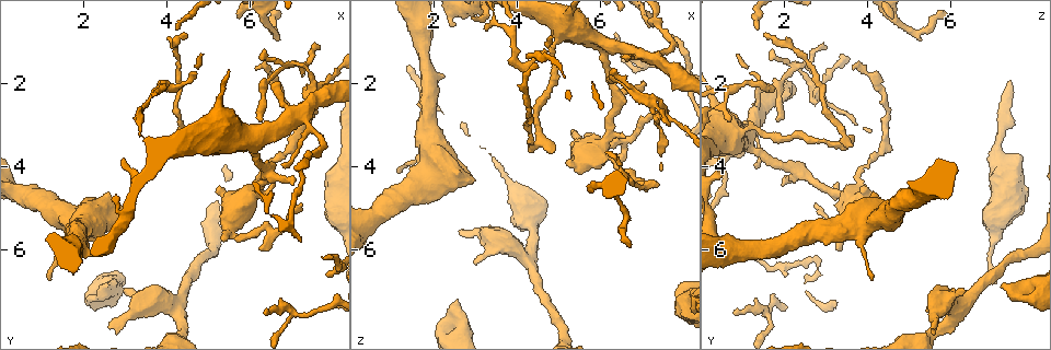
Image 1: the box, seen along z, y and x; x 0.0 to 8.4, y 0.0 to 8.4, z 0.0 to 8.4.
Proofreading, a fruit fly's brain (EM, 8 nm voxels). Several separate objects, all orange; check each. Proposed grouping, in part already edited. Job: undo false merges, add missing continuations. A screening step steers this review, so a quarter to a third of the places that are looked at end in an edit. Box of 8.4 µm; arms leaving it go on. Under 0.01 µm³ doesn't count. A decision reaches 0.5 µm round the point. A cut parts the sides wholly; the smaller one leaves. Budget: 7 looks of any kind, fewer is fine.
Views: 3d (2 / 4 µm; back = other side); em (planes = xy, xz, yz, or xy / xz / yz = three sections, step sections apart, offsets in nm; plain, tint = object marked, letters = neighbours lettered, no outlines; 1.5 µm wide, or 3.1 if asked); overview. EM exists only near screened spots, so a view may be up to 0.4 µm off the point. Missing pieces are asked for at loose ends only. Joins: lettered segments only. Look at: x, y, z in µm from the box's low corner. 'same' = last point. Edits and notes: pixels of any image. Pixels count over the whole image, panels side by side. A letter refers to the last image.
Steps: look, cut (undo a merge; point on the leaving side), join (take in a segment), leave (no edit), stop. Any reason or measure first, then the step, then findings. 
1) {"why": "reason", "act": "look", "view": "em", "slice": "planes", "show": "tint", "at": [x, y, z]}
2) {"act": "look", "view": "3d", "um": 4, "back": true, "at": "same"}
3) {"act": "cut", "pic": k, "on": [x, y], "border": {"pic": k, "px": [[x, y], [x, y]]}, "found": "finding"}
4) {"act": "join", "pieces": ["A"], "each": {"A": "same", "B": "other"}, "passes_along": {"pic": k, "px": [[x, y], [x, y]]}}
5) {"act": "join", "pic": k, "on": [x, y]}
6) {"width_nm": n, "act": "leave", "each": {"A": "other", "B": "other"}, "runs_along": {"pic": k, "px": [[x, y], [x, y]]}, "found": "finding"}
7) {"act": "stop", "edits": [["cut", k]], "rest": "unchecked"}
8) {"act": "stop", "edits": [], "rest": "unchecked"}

{"act": "look", "view": "em", "um": 3.1, "slice": "yz", "step": 16, "show": "letters", "at": [3.25, 2.85, 0.70]}

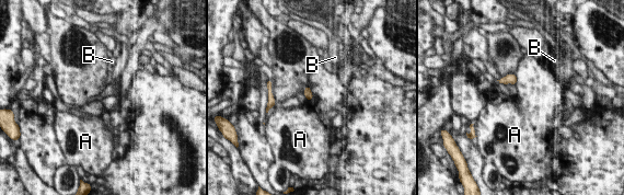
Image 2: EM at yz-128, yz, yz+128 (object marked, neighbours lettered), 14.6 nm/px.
{"act": "leave", "each": {"A": "other", "B": "other"}, "border": {"pic": 2, "px": [[310, 89], [312, 98], [308, 101]]}, "found": "none of them fits"}

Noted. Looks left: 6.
{"why": "stops while still wide", "act": "look", "view": "em", "slice": "xy", "step": 4, "show": "letters", "at": [2.65, 4.65, 4.10]}

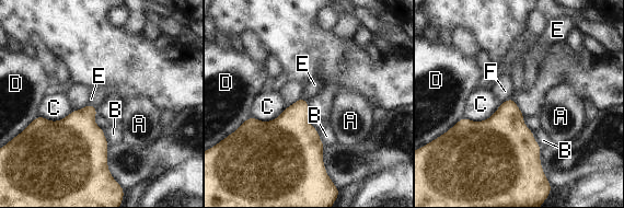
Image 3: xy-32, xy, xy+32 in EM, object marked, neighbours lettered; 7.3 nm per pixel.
{"act": "leave", "each": {"A": "other", "B": "other", "C": "other", "D": "other", "E": "other", "F": "other"}, "found": "none of them fits"}

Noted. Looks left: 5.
{"why": "thin end", "act": "look", "view": "3d", "um": 4, "at": [6.30, 2.85, 1.90]}

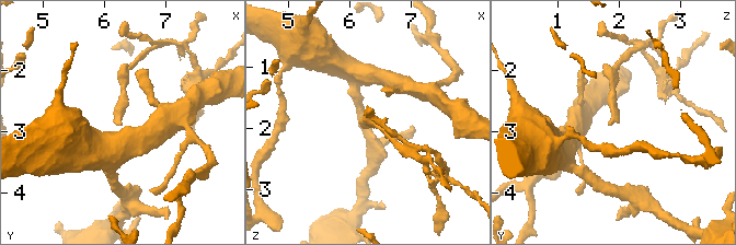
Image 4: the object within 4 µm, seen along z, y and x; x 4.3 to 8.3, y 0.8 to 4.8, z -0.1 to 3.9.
{"why": "need the tissue", "act": "look", "view": "em", "slice": "xz", "step": 4, "show": "tint", "at": [6.25, 2.90, 1.90]}

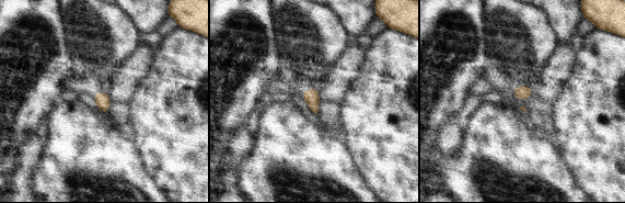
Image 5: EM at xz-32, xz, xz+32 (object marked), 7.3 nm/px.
{"act": "look", "view": "em", "slice": "xy", "step": 4, "show": "letters", "at": "same"}

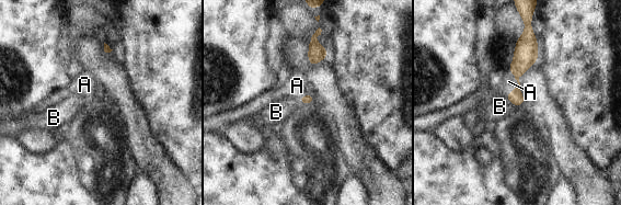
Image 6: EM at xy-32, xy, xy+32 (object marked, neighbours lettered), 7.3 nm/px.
{"width_nm": 80, "act": "join", "pieces": ["A"], "each": {"A": "same", "B": "other"}, "passes_along": {"pic": 6, "px": [[526, 52], [518, 83], [508, 81]]}, "found": "it goes on there"}

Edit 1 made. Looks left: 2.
{"act": "stop", "edits": [["join", 6]], "rest": "unchecked"}

